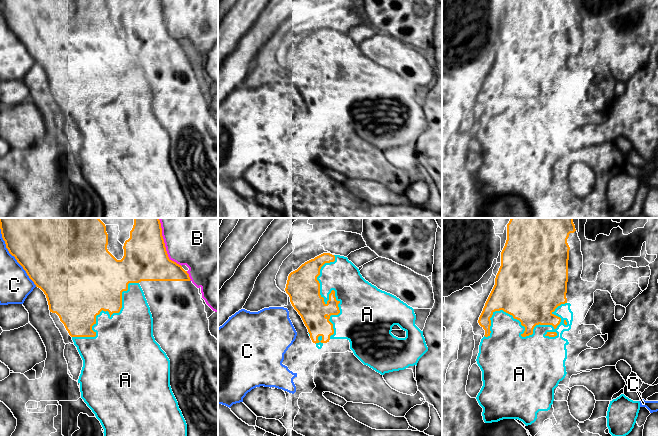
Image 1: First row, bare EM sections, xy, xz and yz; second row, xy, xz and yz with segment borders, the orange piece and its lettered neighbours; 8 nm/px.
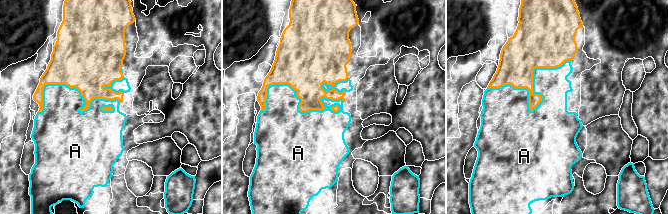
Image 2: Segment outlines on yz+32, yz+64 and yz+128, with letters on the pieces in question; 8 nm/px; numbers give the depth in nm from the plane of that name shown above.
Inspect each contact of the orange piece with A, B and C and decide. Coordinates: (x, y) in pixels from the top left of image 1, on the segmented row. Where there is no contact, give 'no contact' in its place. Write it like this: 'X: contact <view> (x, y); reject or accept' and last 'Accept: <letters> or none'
A: contact yz (523, 336); accept
B: contact xy (164, 244); reject
C: contact xy (14, 256); reject
Accept: A

